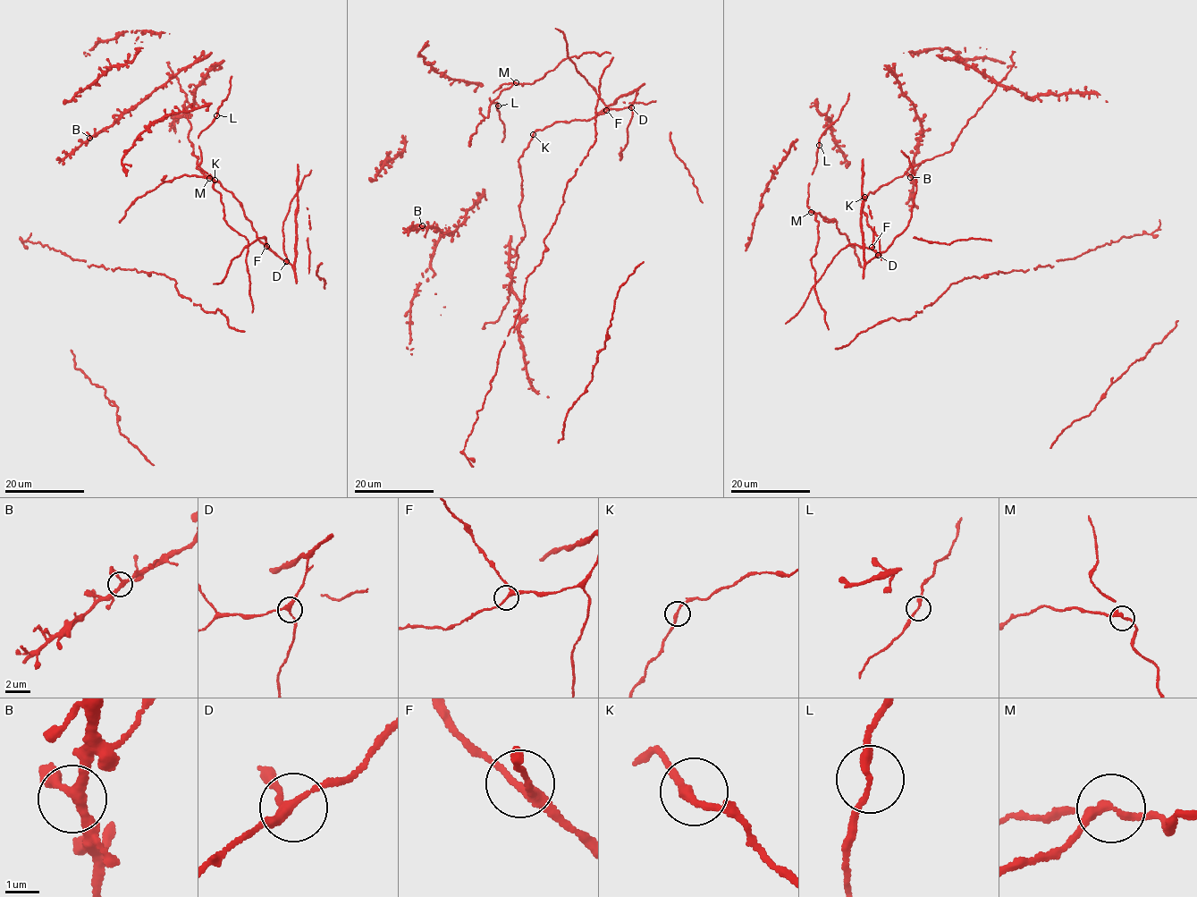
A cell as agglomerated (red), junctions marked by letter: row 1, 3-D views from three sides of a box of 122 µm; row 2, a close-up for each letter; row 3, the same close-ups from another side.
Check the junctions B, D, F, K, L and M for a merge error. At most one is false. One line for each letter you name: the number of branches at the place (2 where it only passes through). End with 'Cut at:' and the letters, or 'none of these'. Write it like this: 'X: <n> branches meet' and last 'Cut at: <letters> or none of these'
M: 3 branches meet
Cut at: M

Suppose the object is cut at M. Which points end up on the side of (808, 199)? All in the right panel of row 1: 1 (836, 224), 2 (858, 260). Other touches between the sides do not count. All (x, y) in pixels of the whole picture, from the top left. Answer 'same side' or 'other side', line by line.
1: other side
2: other side

